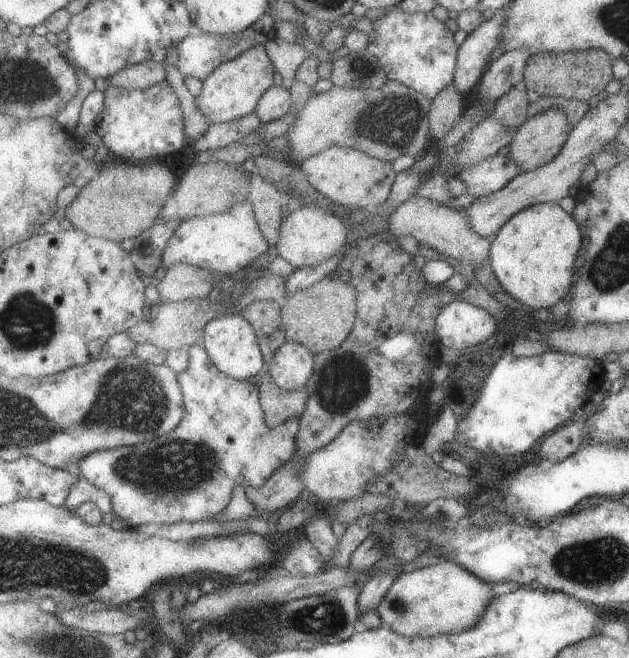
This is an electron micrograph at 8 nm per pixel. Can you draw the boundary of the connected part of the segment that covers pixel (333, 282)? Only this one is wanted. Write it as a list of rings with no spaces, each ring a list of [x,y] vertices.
[[[327,276],[309,288],[287,296],[282,315],[289,341],[308,346],[315,354],[339,348],[353,332],[358,317],[358,290],[339,276]]]

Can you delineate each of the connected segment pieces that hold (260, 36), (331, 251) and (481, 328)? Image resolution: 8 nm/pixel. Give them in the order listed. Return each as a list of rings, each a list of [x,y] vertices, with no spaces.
[[[267,14],[261,17],[255,25],[250,26],[243,33],[214,35],[213,33],[205,33],[194,36],[189,35],[177,48],[179,60],[177,66],[184,76],[192,76],[200,79],[202,82],[223,63],[235,60],[243,53],[257,45],[267,45],[275,36],[276,22],[274,18]]]
[[[302,206],[282,221],[279,225],[280,239],[275,248],[279,250],[279,255],[296,269],[312,267],[328,261],[349,242],[349,226],[331,211]]]
[[[455,301],[436,320],[436,336],[443,345],[467,353],[496,334],[499,320],[475,304]]]

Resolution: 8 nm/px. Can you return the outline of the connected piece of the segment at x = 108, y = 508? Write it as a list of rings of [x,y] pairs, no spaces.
[[[83,478],[72,484],[65,506],[77,510],[85,502],[94,502],[103,512],[114,512],[114,504],[110,494],[95,486],[89,479]]]

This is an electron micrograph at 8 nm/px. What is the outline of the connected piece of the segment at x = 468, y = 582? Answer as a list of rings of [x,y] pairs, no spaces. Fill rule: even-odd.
[[[445,560],[427,568],[403,573],[395,581],[377,612],[384,625],[408,637],[436,637],[465,632],[478,626],[490,602],[496,597],[493,586],[461,563]]]

